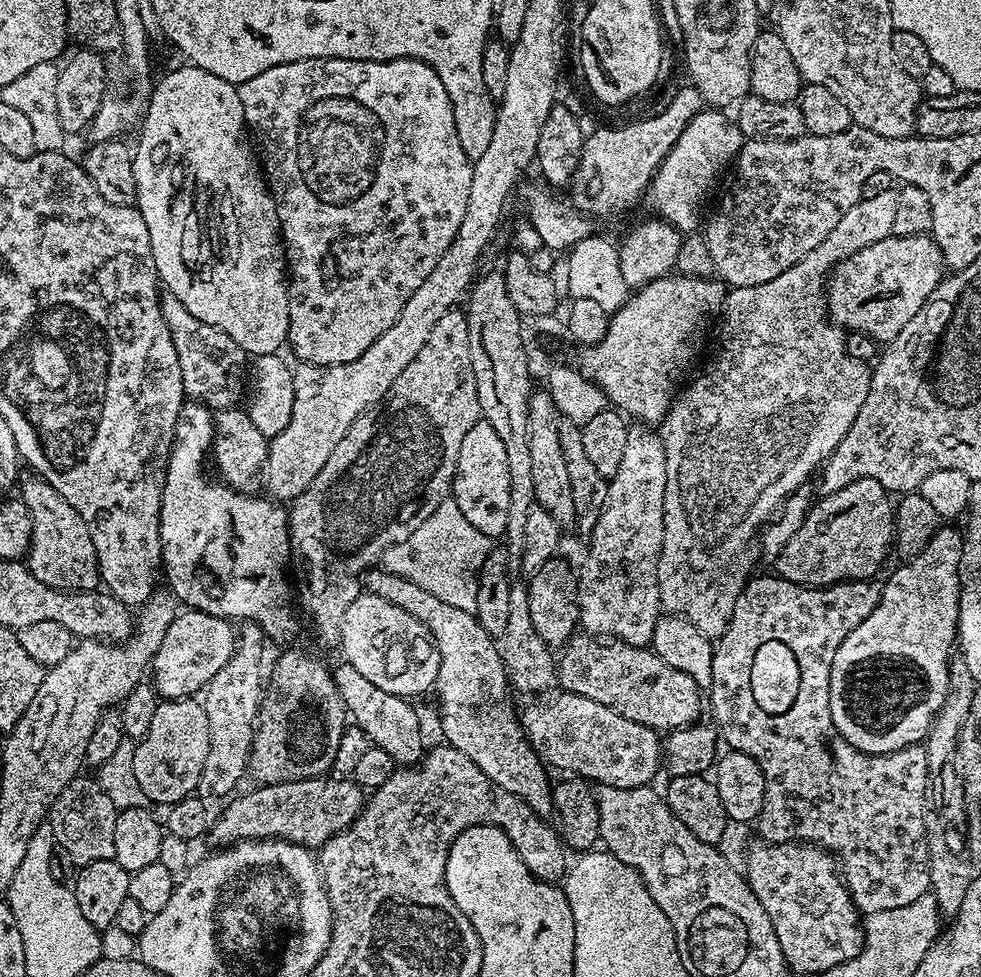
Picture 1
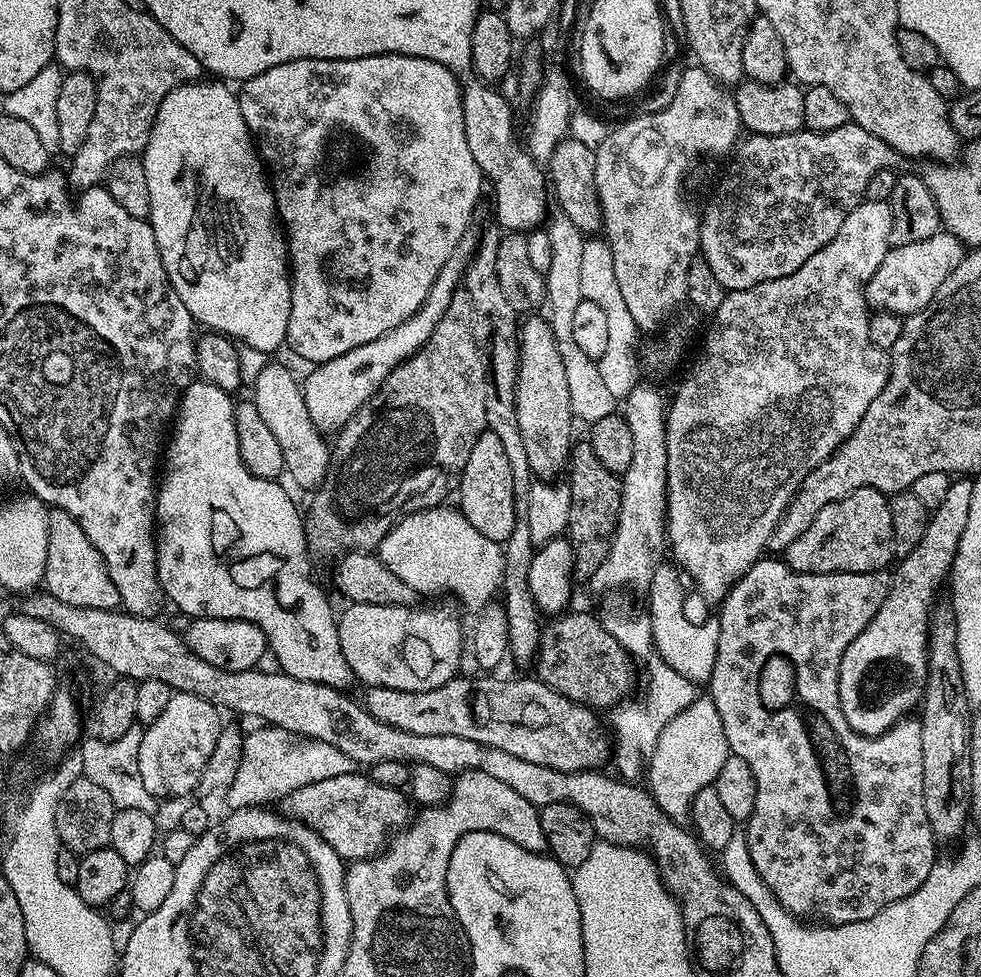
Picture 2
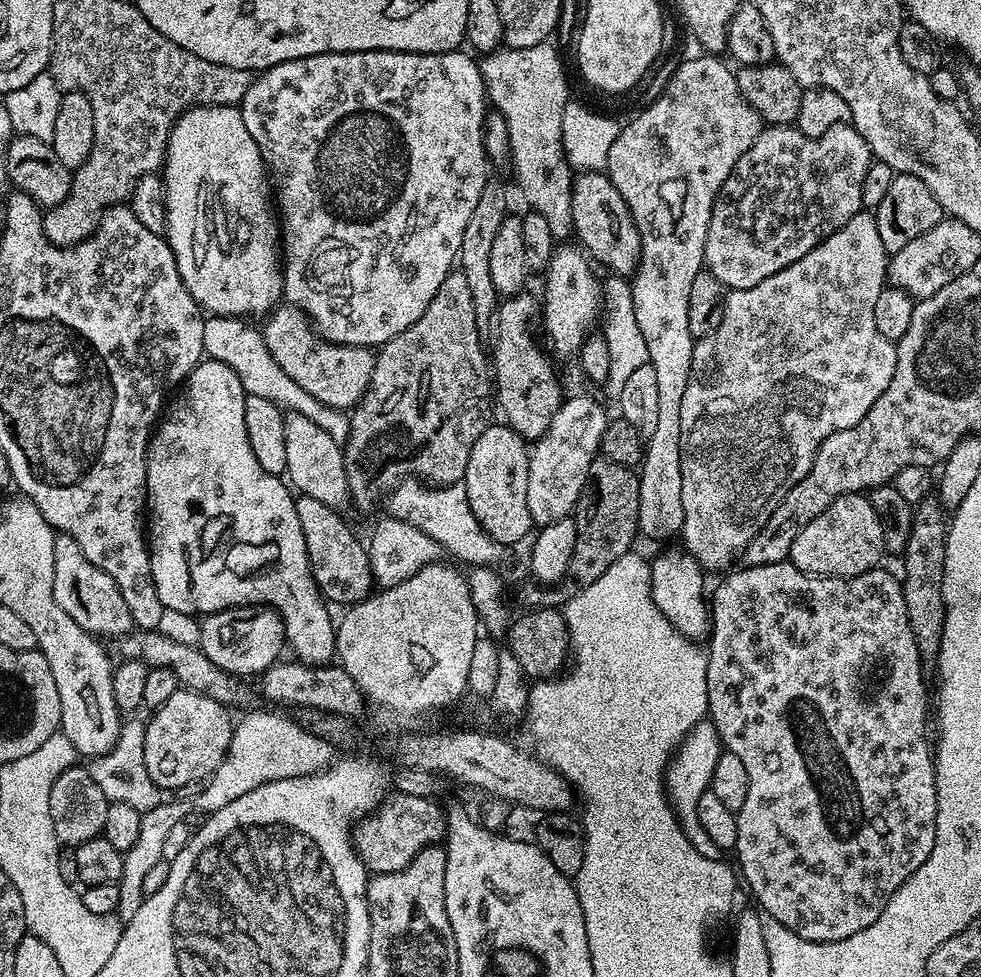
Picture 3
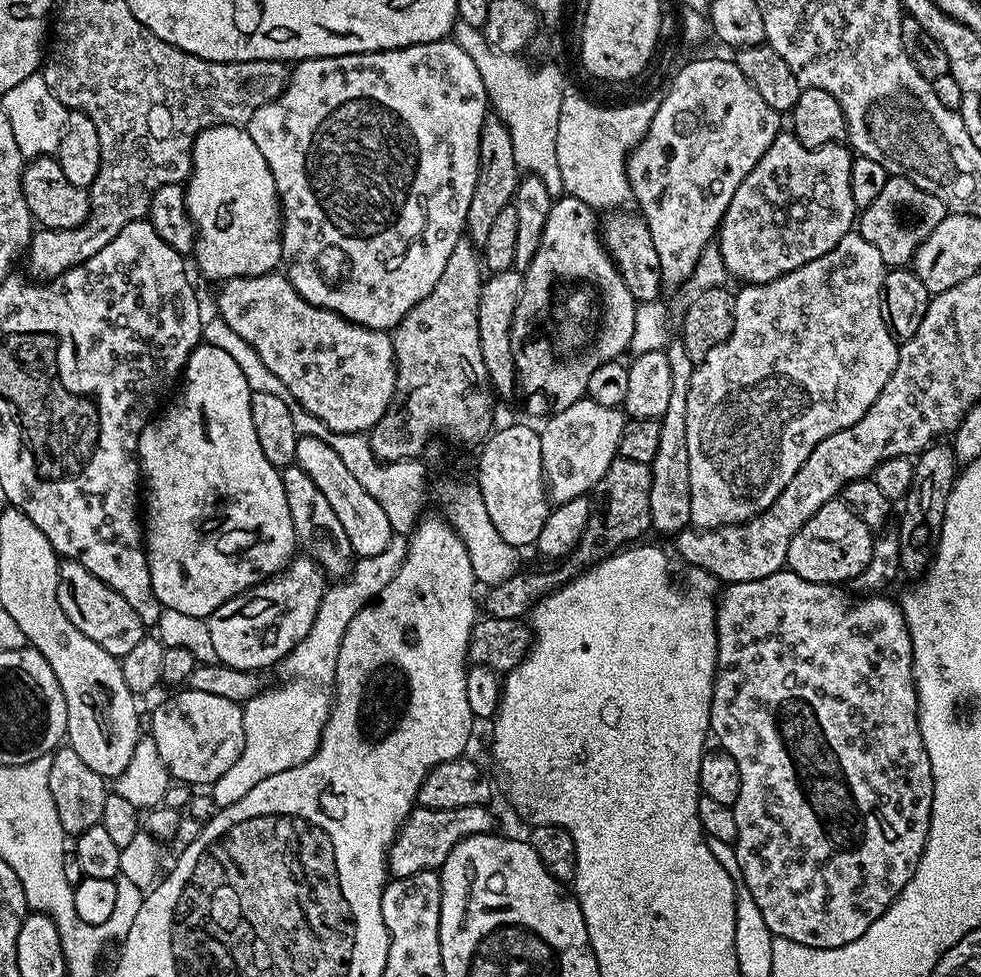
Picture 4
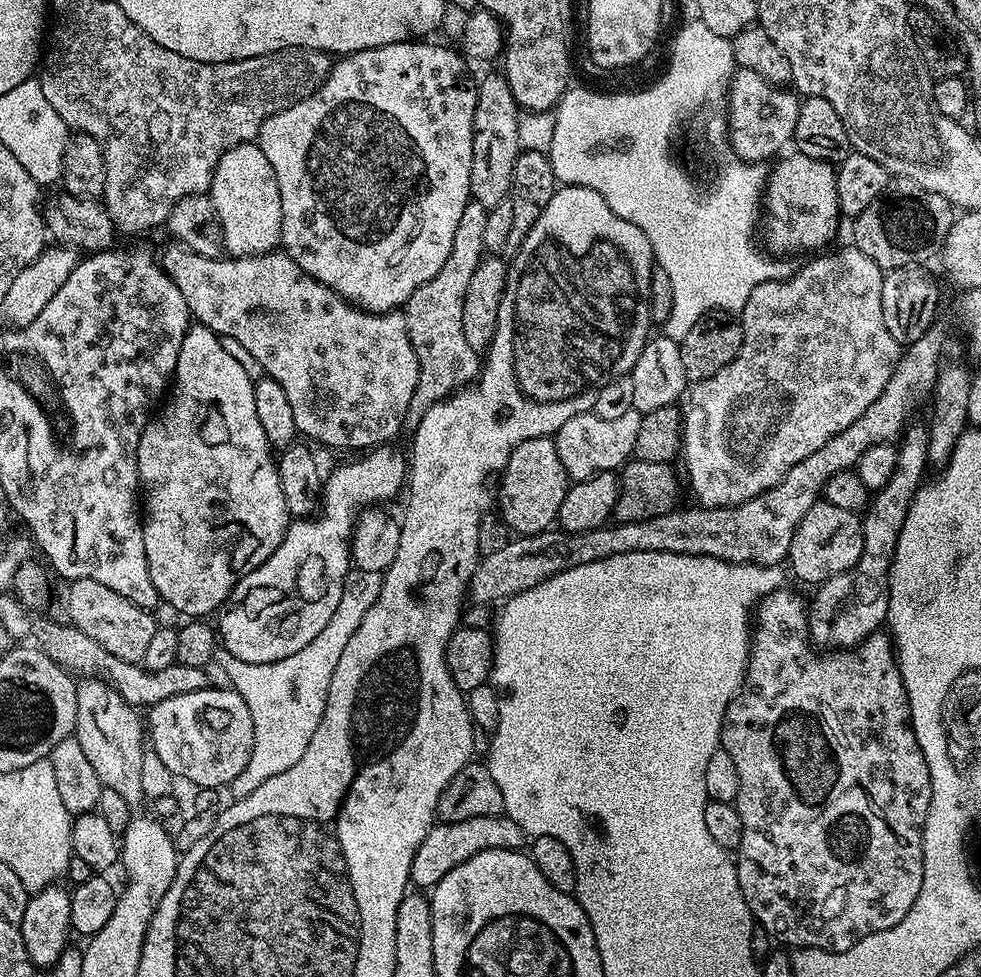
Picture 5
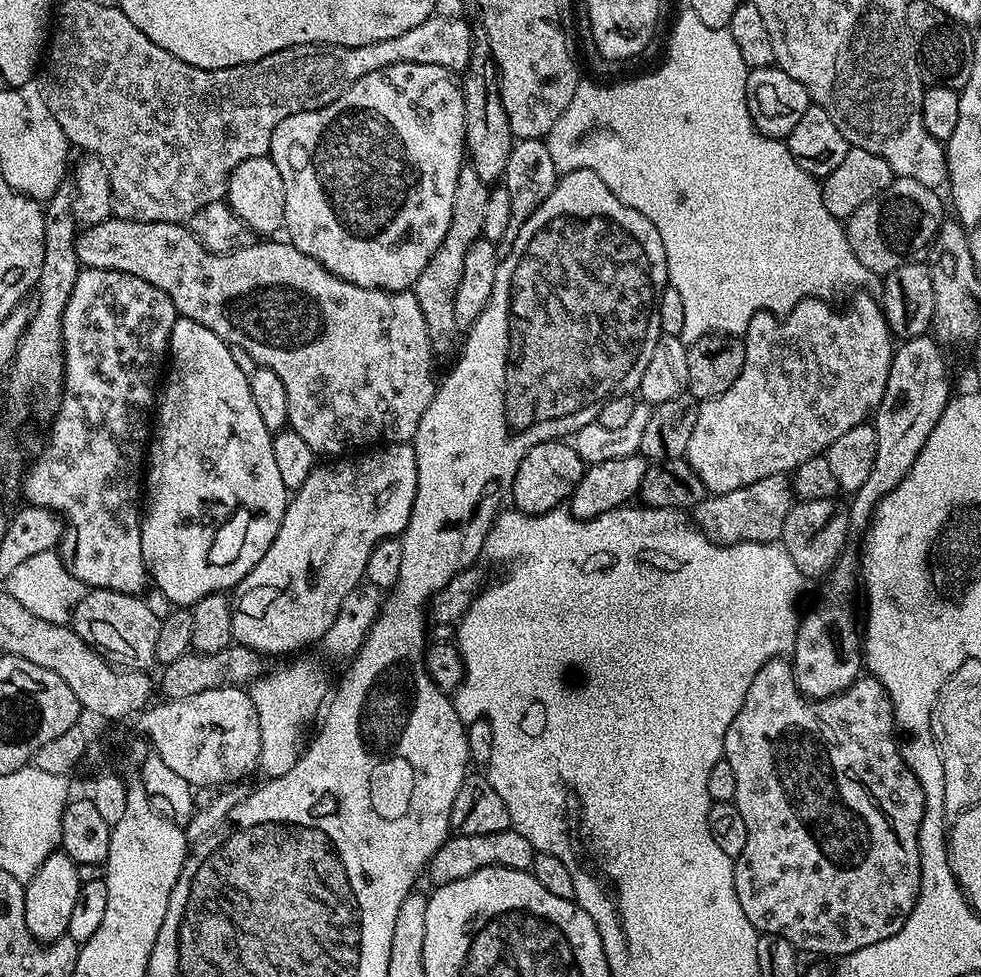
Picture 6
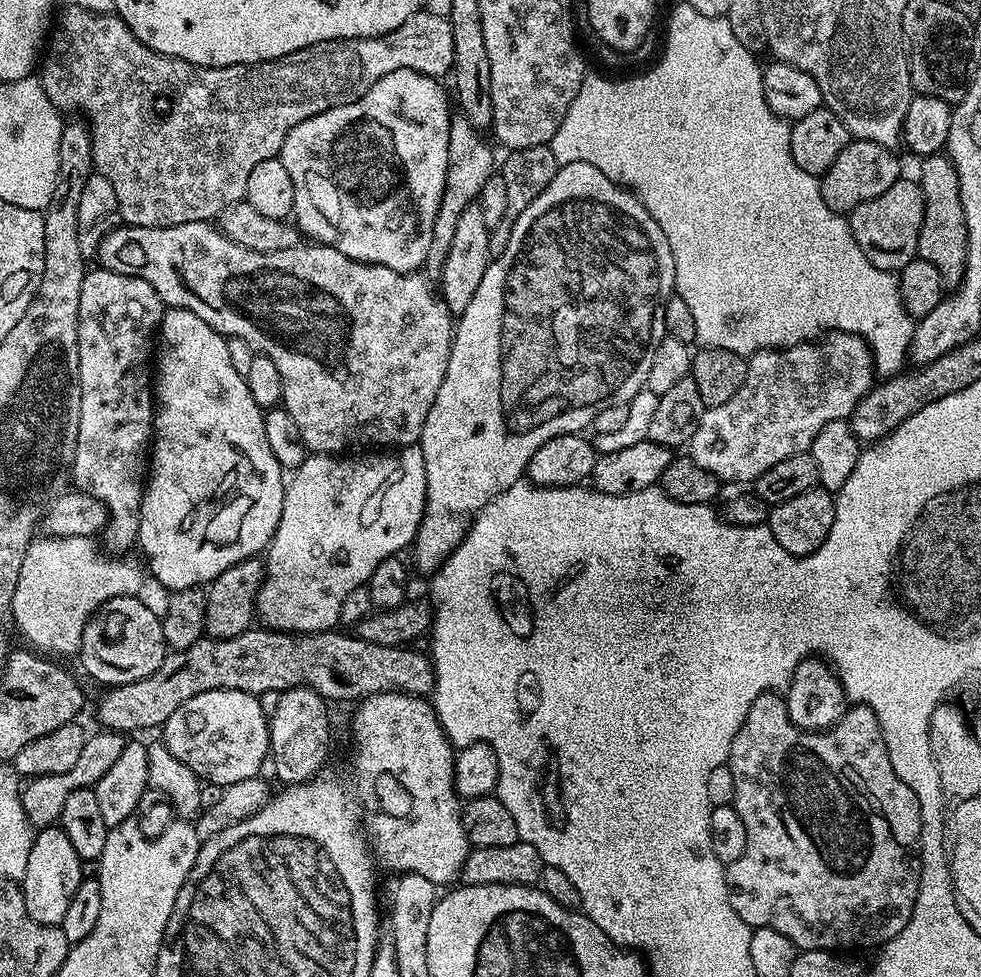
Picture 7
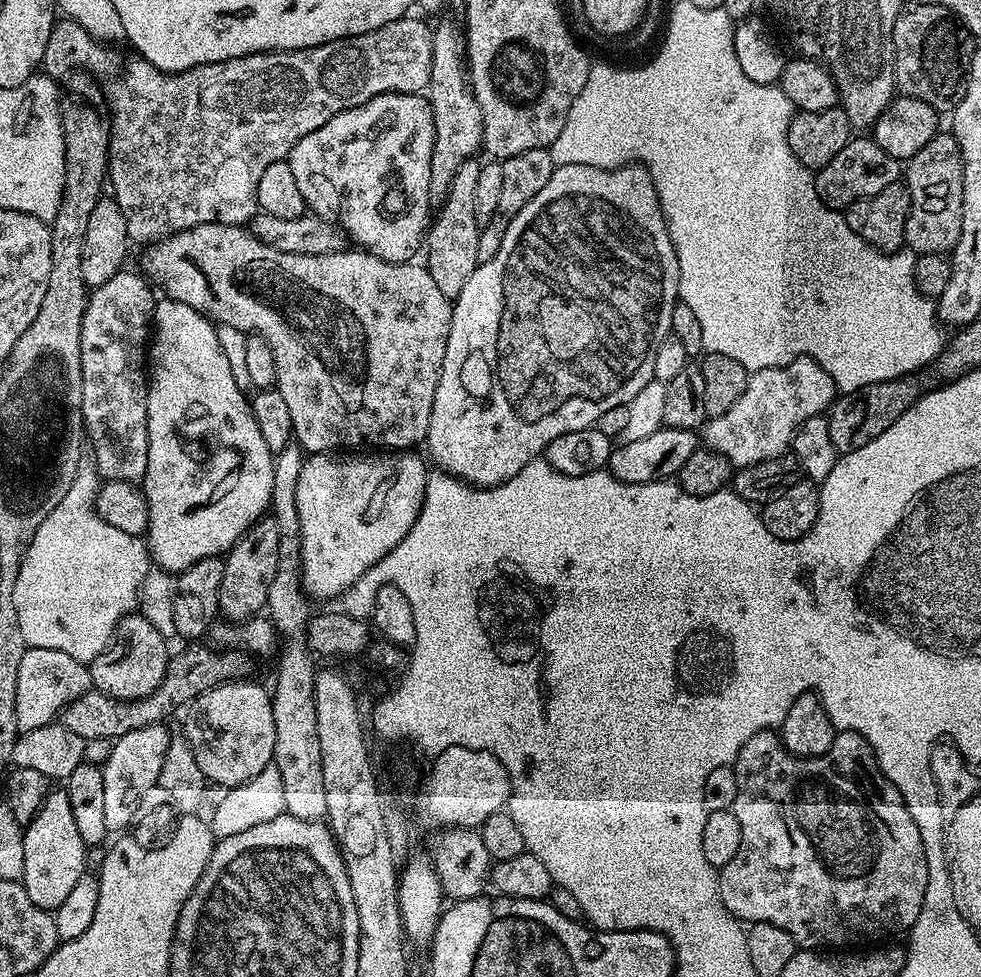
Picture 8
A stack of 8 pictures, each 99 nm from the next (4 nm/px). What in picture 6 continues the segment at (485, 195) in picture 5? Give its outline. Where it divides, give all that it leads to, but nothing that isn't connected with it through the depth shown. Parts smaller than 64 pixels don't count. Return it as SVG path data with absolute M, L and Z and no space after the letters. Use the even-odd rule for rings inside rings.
M473 43L472 57L462 73L462 87L466 106L466 156L474 174L478 174L484 184L492 186L504 175L506 158L510 158L514 137L510 130L510 118L506 118L506 110L502 106L500 72L496 69L496 60L487 43Z

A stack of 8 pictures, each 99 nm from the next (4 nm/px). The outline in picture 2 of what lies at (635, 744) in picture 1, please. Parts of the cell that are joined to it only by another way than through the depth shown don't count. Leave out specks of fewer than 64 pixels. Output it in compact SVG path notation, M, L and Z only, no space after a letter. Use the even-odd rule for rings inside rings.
M457 674L450 682L438 686L434 690L421 692L403 692L386 686L368 686L363 690L364 708L378 722L386 722L398 730L406 730L410 734L454 734L454 738L470 738L470 742L485 744L498 750L506 750L506 754L514 754L514 758L522 758L526 762L535 762L538 766L548 766L553 770L586 771L599 769L604 760L604 744L596 737L596 720L591 707L576 703L564 697L558 690L552 689L541 680L495 680L492 674L476 674L480 676L464 676Z

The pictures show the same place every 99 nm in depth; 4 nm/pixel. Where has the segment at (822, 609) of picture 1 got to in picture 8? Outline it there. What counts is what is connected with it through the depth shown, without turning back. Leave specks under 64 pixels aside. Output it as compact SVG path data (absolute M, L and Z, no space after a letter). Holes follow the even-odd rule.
M765 730L746 738L742 750L738 750L734 767L738 778L738 798L734 798L730 810L742 826L742 843L738 846L738 854L734 854L734 859L726 862L726 866L718 872L720 903L729 916L736 917L740 922L748 920L749 925L770 922L770 926L779 926L781 930L786 930L786 934L790 934L790 938L794 938L797 949L800 950L848 950L853 946L872 946L884 942L887 936L892 936L895 932L904 934L912 929L922 910L922 898L926 894L928 867L922 834L918 834L918 826L914 826L914 818L910 818L910 810L902 794L882 774L874 750L868 745L865 736L856 732L837 732L826 754L794 756L786 751L783 740L775 731Z

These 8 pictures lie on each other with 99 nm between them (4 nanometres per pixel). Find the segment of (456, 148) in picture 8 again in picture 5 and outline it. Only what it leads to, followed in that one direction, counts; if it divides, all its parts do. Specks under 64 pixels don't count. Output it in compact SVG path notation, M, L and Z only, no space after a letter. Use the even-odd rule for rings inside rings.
M470 202L466 210L462 210L458 230L454 230L450 258L446 258L442 270L438 270L430 282L422 282L422 286L410 294L408 303L403 305L406 330L410 334L414 354L418 354L418 384L408 407L409 421L419 420L427 408L451 396L453 392L469 387L480 375L482 356L470 350L466 343L466 334L462 331L462 306L466 302L470 278L486 255L484 233L487 217L488 209L475 202Z

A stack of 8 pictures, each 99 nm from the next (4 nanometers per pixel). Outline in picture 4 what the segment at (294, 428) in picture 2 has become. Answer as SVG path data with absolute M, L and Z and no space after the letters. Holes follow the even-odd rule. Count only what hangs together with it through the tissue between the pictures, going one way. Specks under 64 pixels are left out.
M312 436L300 437L296 464L310 475L318 490L326 496L326 502L334 507L338 522L342 523L346 530L352 551L357 557L373 557L389 545L394 533L384 509L364 490L357 478L348 472L338 453L332 450L326 441Z

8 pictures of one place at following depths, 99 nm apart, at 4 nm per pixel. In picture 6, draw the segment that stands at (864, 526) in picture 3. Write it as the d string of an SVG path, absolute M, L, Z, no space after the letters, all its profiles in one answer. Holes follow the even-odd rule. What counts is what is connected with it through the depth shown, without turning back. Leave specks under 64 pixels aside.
M835 499L802 500L793 503L790 514L786 514L786 526L782 526L780 540L790 558L794 558L794 566L798 566L801 577L823 577L831 573L834 565L841 559L840 551L848 540L850 529L847 507L839 508L836 503Z

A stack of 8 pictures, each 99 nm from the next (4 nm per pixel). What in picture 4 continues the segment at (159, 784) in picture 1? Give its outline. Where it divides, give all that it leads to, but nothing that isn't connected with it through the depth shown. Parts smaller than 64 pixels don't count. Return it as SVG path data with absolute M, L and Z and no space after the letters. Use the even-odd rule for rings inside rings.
M180 690L153 710L150 735L158 742L158 754L162 754L173 781L211 786L242 754L244 710L230 698L218 698L218 694Z

